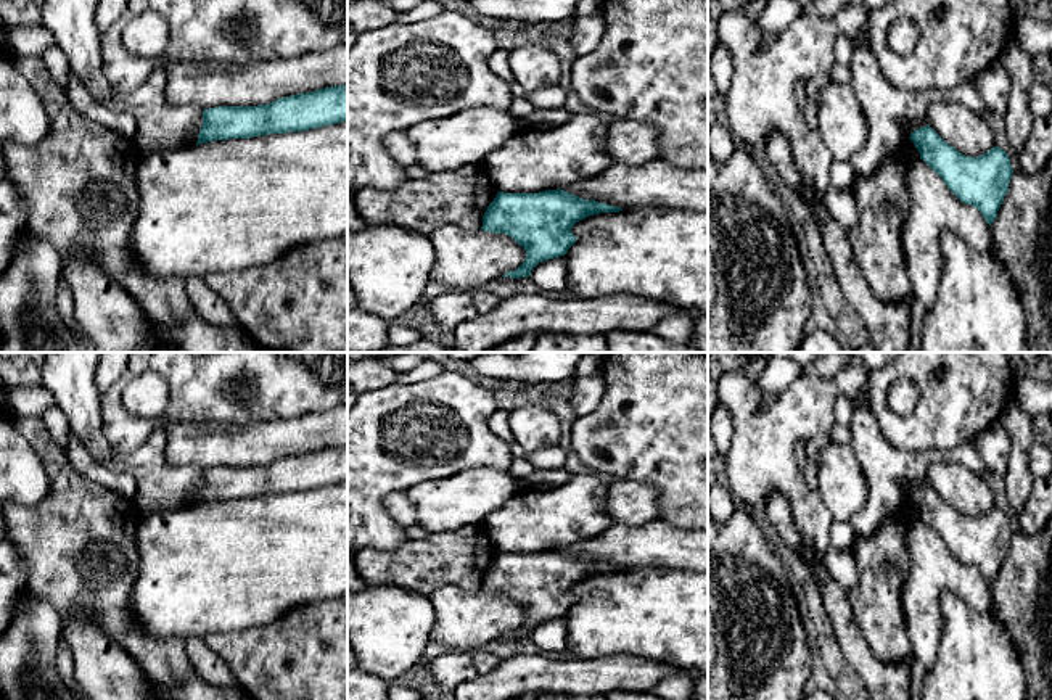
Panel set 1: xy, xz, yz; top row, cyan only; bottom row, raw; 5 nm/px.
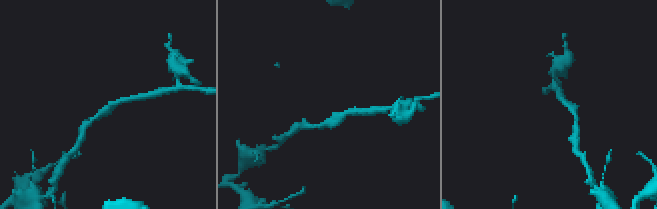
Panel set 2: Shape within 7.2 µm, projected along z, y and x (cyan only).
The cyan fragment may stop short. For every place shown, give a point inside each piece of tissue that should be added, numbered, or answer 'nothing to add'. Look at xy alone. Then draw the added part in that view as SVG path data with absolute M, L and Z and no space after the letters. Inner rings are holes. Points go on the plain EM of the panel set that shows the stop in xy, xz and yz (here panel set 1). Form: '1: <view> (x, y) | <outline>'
nothing to add

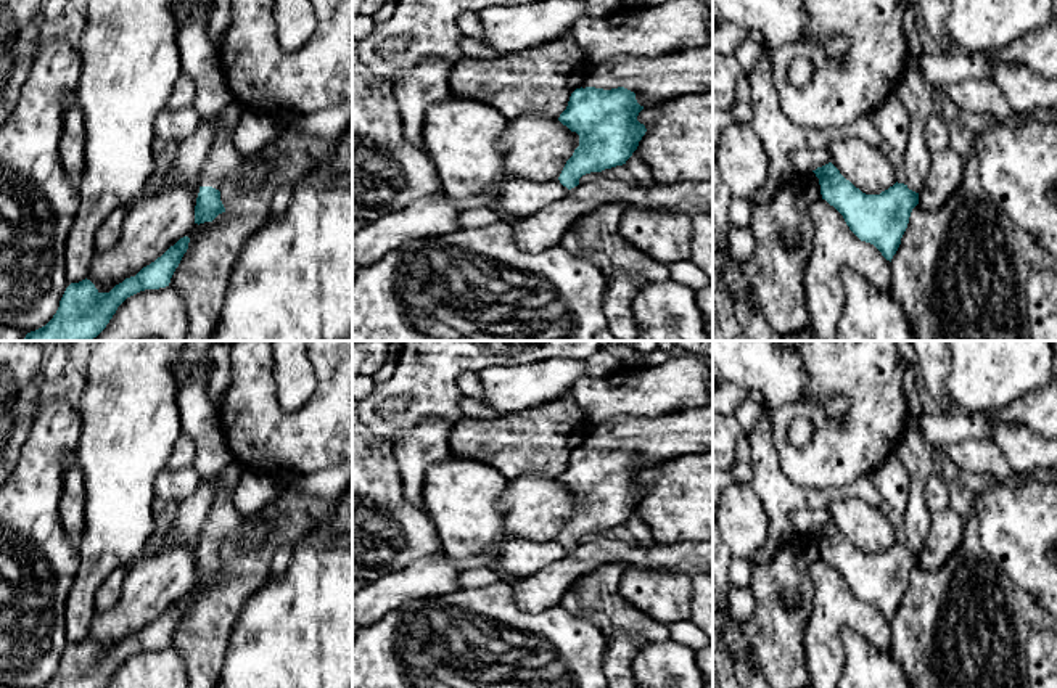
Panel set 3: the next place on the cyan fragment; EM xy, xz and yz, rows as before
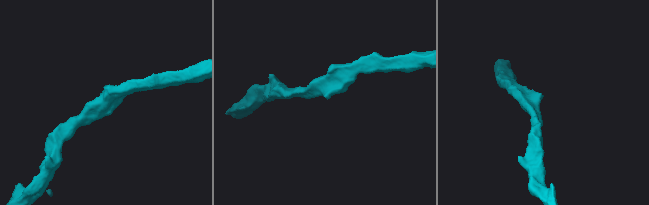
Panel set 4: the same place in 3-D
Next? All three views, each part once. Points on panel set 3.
1: xy (224, 516) | M217 490L204 519L199 545L220 548L222 539L243 522L243 513L233 505L233 492Z

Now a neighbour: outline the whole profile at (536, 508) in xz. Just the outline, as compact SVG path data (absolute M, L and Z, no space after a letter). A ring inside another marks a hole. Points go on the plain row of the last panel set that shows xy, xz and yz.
M539 473L512 481L497 502L505 521L505 539L529 542L558 540L578 506L576 492Z

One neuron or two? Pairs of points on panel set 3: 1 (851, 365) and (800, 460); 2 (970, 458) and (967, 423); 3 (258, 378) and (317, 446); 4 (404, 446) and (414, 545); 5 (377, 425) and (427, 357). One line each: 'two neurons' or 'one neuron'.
1: one neuron
2: two neurons
3: one neuron
4: two neurons
5: one neuron

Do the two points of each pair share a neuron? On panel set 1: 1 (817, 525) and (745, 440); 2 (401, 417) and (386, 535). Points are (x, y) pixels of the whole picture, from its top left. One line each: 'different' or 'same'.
1: same
2: same

